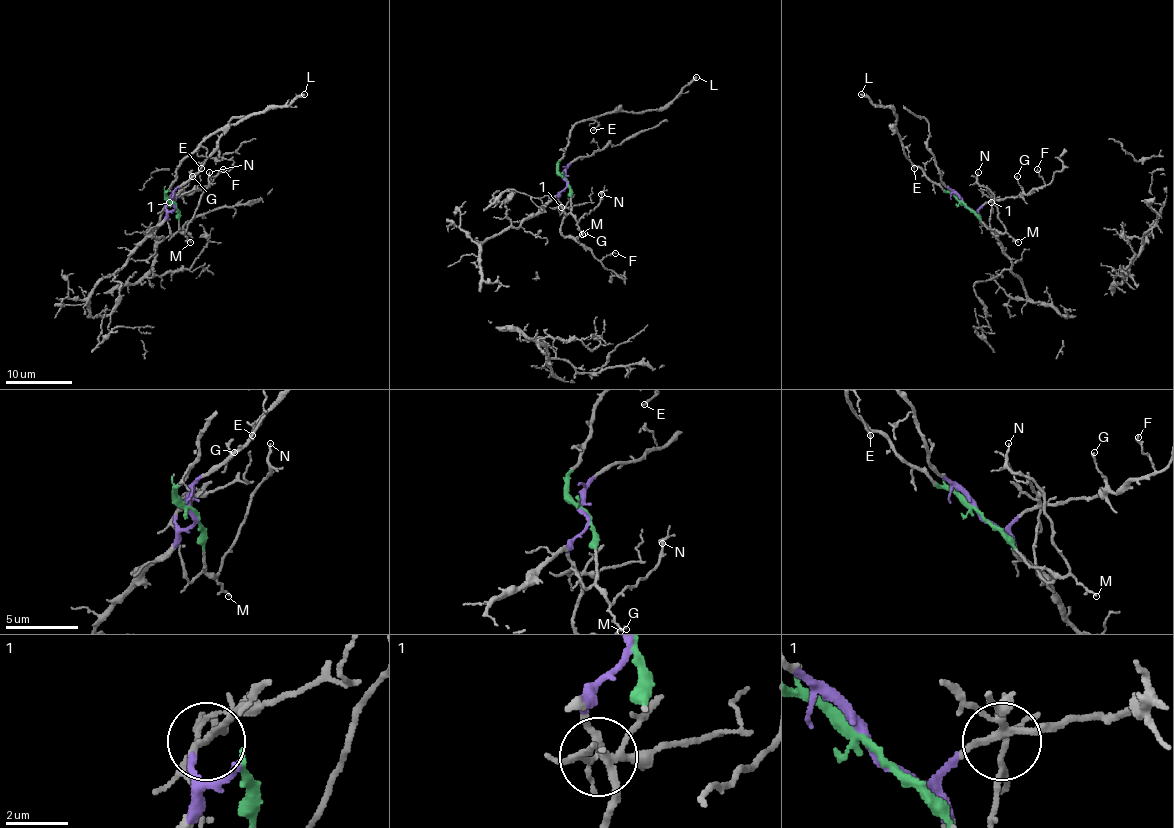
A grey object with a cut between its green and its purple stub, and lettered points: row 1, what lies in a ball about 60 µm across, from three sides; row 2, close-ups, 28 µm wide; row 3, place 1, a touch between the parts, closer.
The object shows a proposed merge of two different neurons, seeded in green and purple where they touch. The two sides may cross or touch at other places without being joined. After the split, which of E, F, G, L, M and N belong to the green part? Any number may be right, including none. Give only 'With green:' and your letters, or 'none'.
With green: E, L, M, N

